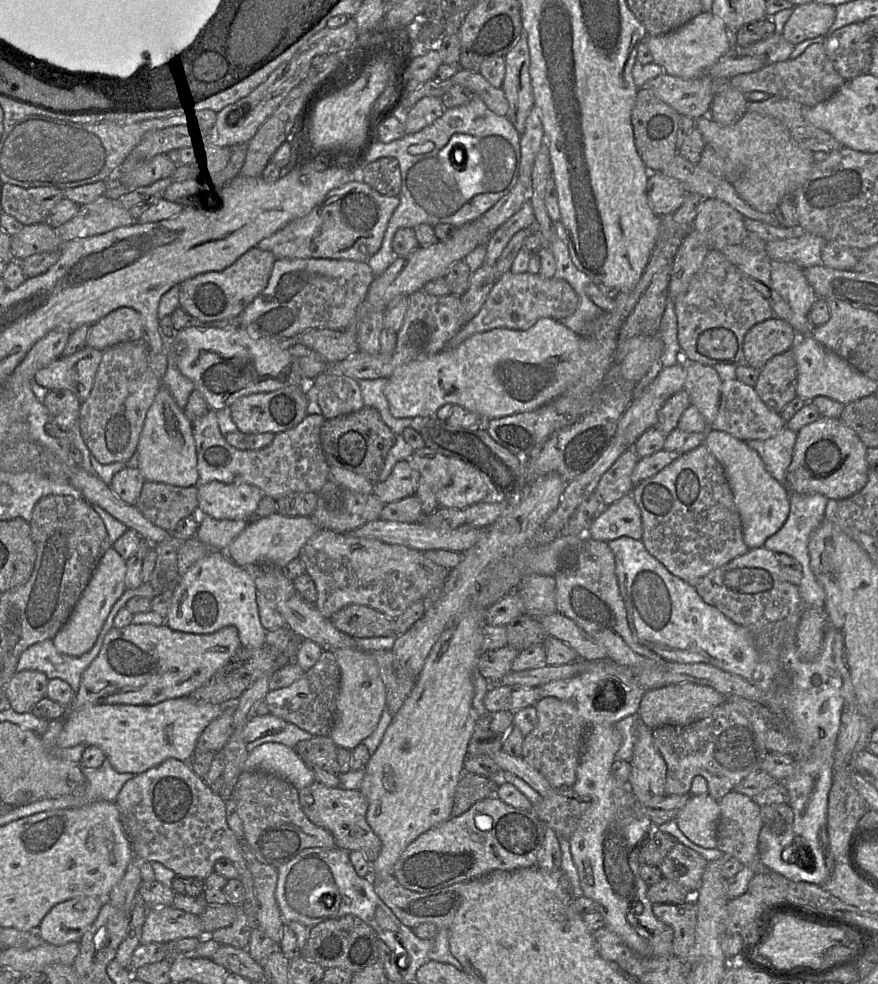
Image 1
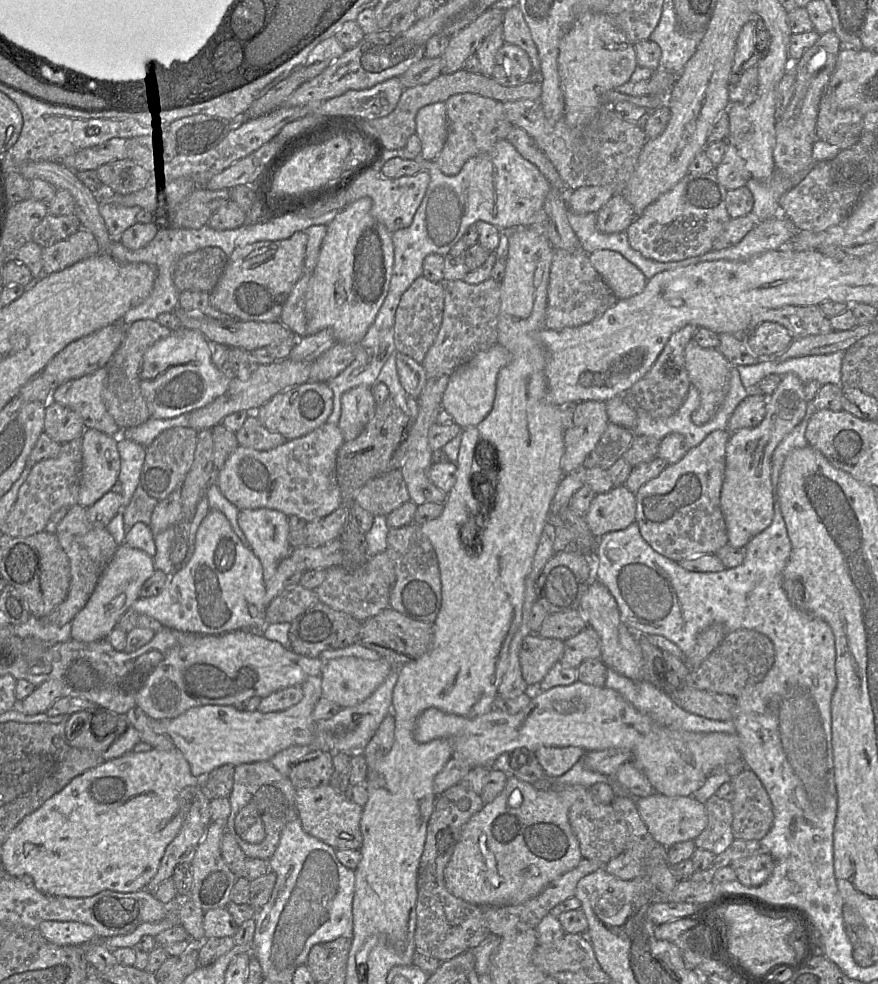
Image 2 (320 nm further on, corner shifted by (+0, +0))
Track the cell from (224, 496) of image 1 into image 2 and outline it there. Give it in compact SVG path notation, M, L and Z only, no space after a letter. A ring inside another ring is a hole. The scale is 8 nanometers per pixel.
M271 508L243 509L239 510L238 524L262 564L263 579L267 584L280 562L292 551L288 542L288 516Z

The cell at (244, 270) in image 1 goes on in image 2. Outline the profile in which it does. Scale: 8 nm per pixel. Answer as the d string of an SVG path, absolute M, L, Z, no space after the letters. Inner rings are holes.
M294 233L287 239L259 241L236 248L216 287L210 292L210 304L218 311L243 321L279 321L283 304L303 273L307 235Z

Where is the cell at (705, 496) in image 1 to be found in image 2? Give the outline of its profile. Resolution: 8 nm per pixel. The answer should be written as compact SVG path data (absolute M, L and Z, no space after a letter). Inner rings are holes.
M726 430L712 432L679 462L668 465L635 493L636 522L640 534L664 557L680 562L696 555L715 554L728 544L721 490L729 436Z

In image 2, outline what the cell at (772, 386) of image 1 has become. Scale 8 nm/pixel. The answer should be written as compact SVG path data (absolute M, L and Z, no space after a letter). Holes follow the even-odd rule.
M748 395L733 411L726 431L732 434L743 428L758 426L765 417L766 403L764 395Z

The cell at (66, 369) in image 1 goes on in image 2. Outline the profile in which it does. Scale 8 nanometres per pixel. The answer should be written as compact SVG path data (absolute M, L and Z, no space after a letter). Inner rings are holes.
M100 368L91 374L55 386L52 399L77 412L86 428L119 436L122 429L107 411L103 398L107 378L107 368Z

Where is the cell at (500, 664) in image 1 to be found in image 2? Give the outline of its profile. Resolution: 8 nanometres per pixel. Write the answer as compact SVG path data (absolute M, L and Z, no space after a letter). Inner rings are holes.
M531 633L522 642L519 661L523 679L529 686L538 685L549 670L559 663L565 642L555 638L543 638Z

